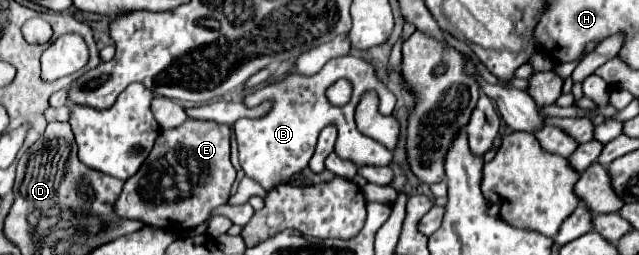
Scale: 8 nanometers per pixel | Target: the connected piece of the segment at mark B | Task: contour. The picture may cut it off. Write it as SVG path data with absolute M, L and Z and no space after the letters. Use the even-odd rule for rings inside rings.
M339 56L329 60L317 74L303 76L303 74L289 74L287 78L279 82L269 82L263 88L257 88L255 92L247 94L243 98L243 104L247 108L253 108L261 104L263 100L273 100L273 108L267 116L259 118L239 118L235 128L235 138L239 144L239 164L245 172L245 176L259 182L265 190L273 190L279 184L285 184L291 180L293 174L305 170L309 164L317 144L317 134L329 126L335 124L339 130L337 142L335 142L335 154L343 160L353 162L357 168L363 166L389 166L393 160L393 154L379 146L379 142L369 140L367 136L361 136L361 132L355 128L355 104L359 102L361 94L367 90L375 90L379 94L379 102L385 114L391 114L395 108L395 94L377 78L375 68L357 56ZM337 80L349 80L353 86L353 96L345 106L333 106L327 98L327 88L335 84Z

